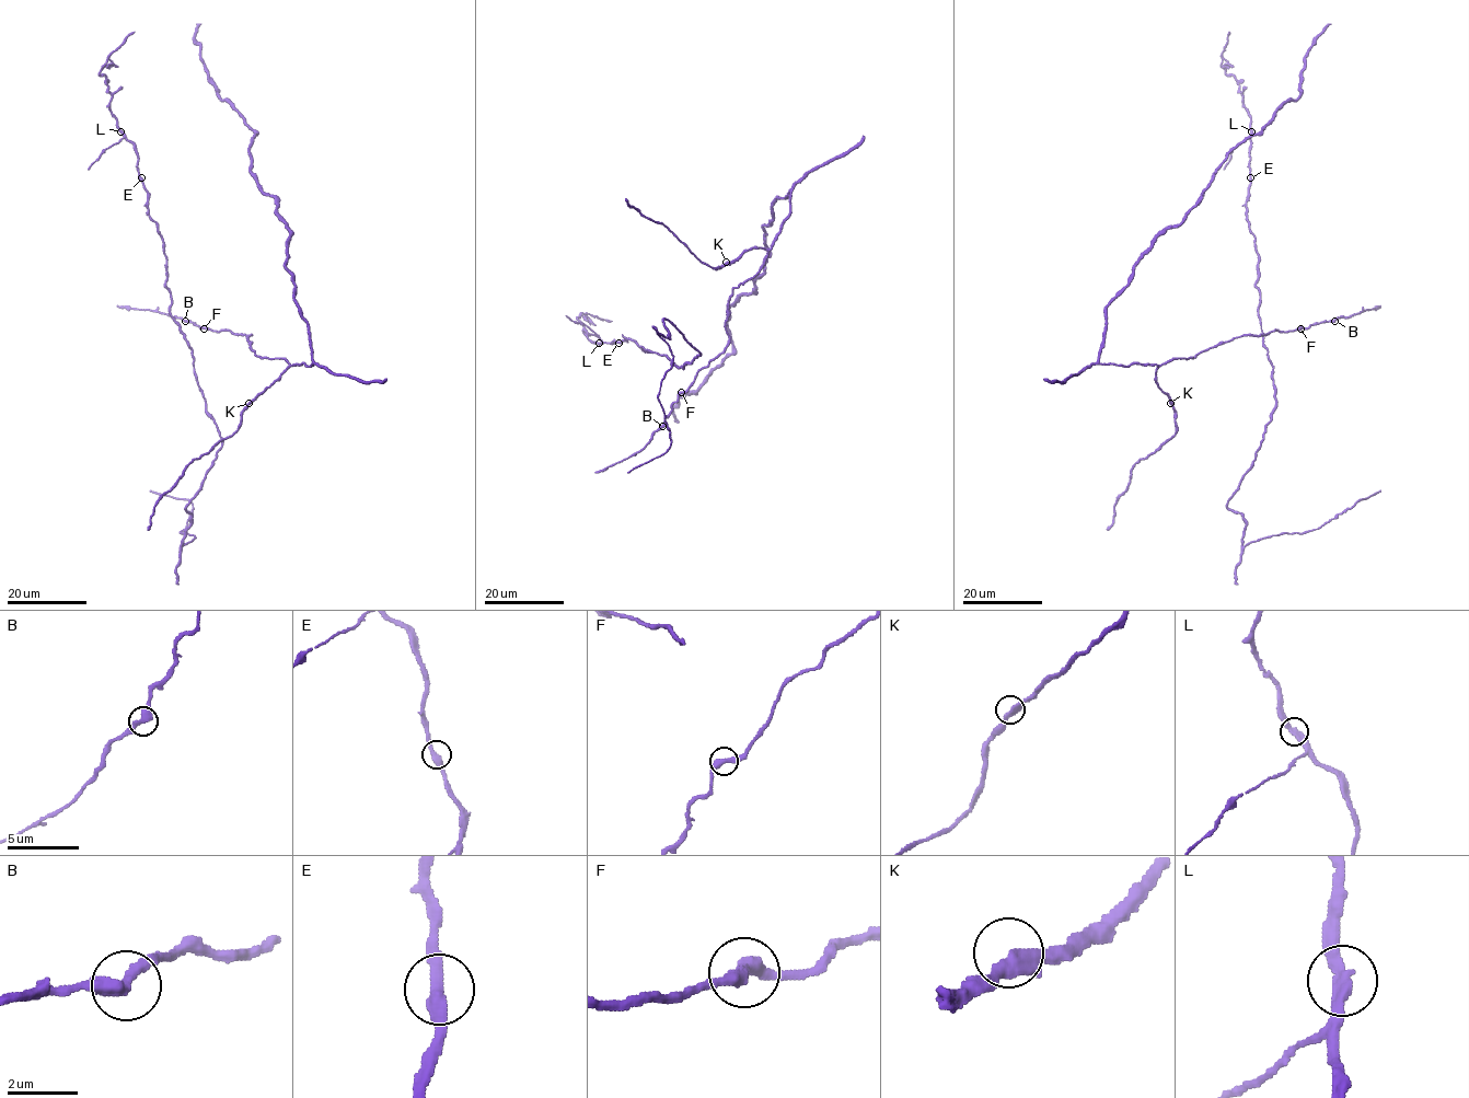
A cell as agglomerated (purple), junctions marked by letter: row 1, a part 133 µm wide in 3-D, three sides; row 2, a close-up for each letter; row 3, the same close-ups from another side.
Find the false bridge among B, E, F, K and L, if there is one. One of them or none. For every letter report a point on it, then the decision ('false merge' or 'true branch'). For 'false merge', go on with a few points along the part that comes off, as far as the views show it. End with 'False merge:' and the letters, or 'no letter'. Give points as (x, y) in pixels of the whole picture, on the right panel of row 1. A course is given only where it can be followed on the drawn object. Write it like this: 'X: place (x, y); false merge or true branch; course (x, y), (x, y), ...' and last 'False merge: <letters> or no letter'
B: place (1334, 321); true branch
E: place (1250, 177); true branch
F: place (1300, 328); true branch
K: place (1170, 403); true branch
L: place (1251, 131); true branch
False merge: no letter

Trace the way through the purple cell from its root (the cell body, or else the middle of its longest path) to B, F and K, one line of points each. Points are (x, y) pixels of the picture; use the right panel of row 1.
B: (1192, 357), (1244, 335), (1294, 331), (1334, 321)
F: (1192, 357), (1244, 335), (1300, 328)
K: (1192, 357), (1173, 358), (1157, 370), (1156, 383), (1170, 403)

